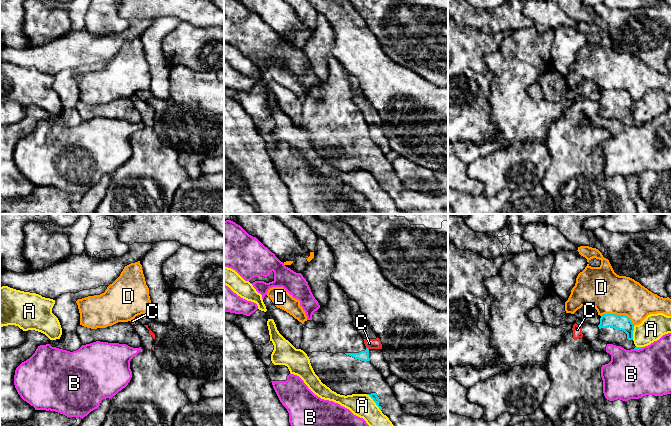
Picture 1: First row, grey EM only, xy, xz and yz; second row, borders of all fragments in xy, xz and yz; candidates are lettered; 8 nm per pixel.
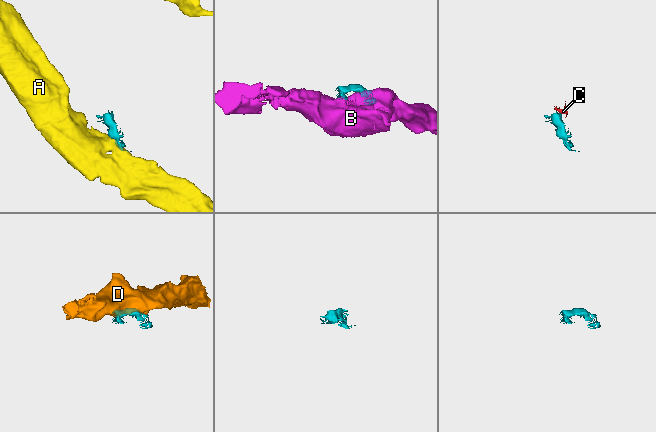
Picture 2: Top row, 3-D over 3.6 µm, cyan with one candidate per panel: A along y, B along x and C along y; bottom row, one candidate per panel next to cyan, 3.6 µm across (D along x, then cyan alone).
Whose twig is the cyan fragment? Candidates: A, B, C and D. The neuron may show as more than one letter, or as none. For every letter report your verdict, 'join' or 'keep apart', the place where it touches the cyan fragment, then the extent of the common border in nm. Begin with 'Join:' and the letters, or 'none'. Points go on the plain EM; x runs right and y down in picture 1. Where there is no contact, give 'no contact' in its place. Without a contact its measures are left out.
Join: none
A: keep apart; contact xz (374, 177); length 180 nm
B: keep apart; contact yz (638, 125); length 80 nm
C: keep apart; contact xz (367, 124); length 30 nm
D: keep apart; contact yz (619, 91); length 280 nm

